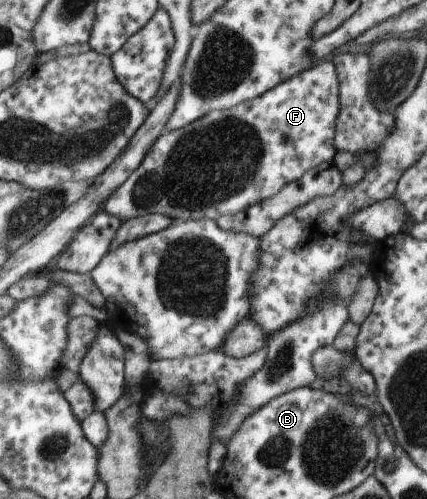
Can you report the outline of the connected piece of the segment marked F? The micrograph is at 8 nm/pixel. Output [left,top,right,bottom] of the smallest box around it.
[104,62,340,222]

